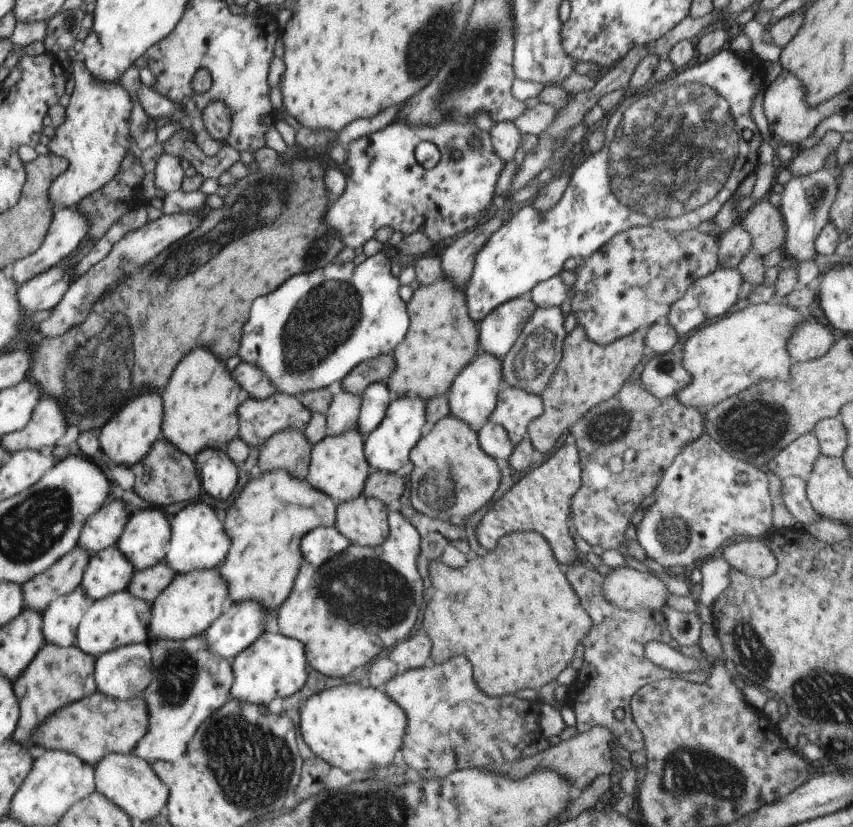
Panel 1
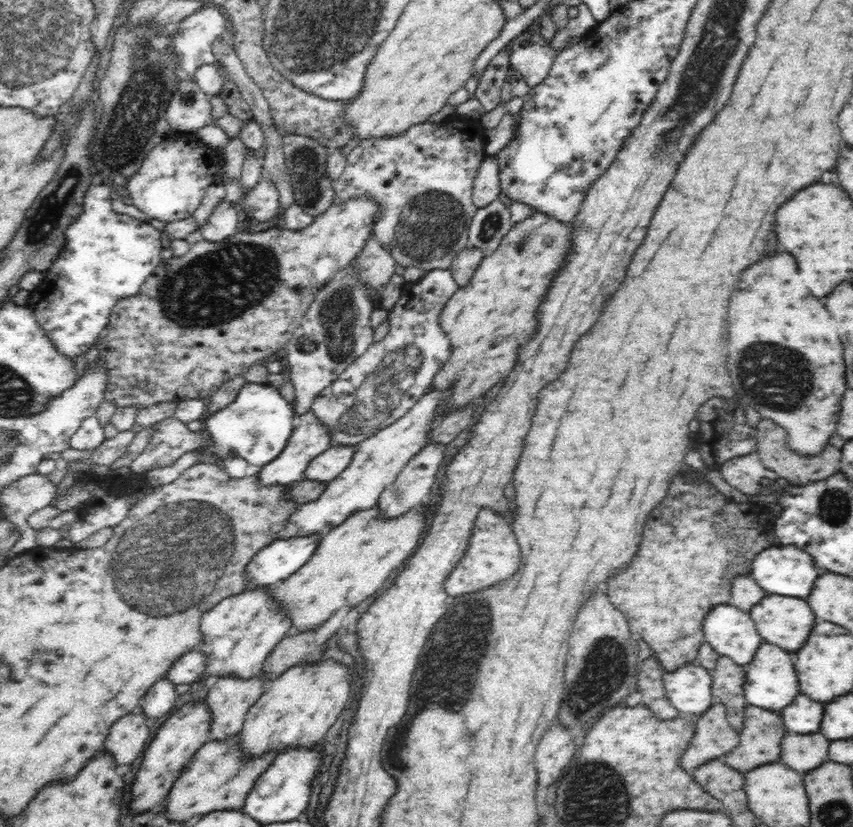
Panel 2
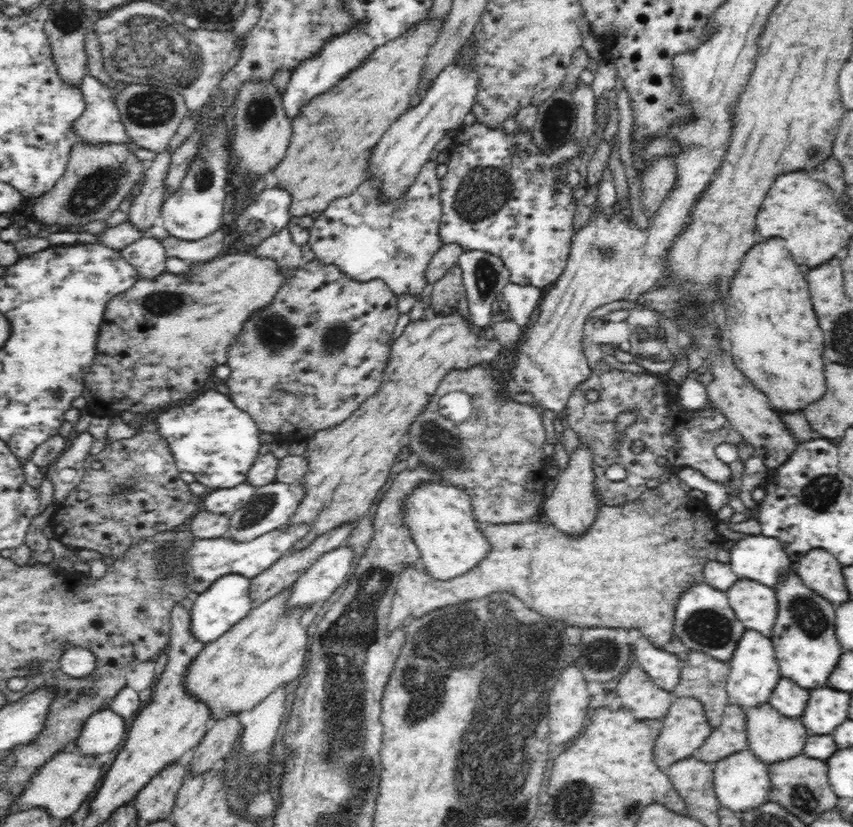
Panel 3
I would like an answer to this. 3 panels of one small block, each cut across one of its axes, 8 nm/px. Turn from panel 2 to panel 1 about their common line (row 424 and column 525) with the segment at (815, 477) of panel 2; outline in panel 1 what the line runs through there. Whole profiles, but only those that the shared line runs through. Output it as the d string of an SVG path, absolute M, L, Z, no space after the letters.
M594 726L588 732L580 732L578 736L570 738L570 740L562 740L560 744L550 746L548 750L544 750L535 756L516 760L504 773L506 776L510 776L510 780L516 780L516 778L530 776L536 770L550 768L554 772L560 772L560 776L564 776L568 782L572 782L574 791L579 792L599 775L611 774L616 764L610 748L613 739L614 734L606 726Z

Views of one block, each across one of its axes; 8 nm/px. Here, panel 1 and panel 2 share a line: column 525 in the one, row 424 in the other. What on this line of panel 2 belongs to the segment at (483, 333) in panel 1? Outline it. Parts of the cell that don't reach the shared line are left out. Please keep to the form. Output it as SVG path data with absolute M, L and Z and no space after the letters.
M308 409L304 414L296 418L296 428L287 441L287 446L282 450L282 453L269 464L262 466L259 470L258 479L262 485L288 485L303 479L303 475L307 470L308 464L330 448L332 436L329 428L325 426L314 411Z

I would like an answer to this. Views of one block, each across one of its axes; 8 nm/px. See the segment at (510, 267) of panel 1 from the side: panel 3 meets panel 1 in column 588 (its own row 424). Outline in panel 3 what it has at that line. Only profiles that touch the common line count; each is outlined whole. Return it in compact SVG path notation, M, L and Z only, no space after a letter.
M217 389L198 393L186 404L164 410L156 418L156 427L168 443L178 471L193 474L196 482L211 489L233 488L245 482L259 456L261 432L256 423Z

